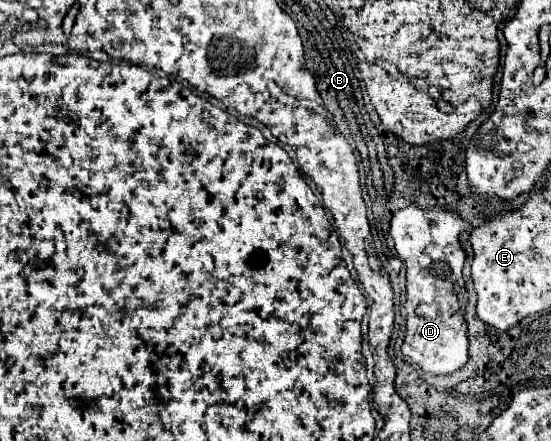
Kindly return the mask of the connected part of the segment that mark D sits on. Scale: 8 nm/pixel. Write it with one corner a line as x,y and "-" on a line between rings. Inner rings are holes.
408,205
394,213
390,221
390,237
396,243
396,251
406,263
406,337
402,343
402,355
416,363
422,371
430,375
450,375
458,369
462,369
468,363
468,337
466,337
466,321
462,311
462,301
456,293
456,283
464,285
462,281
462,265
466,261
466,253
460,245
458,235
472,227
472,231
479,225
470,225
468,219
460,217
458,211
448,207
428,207
420,209
418,205

